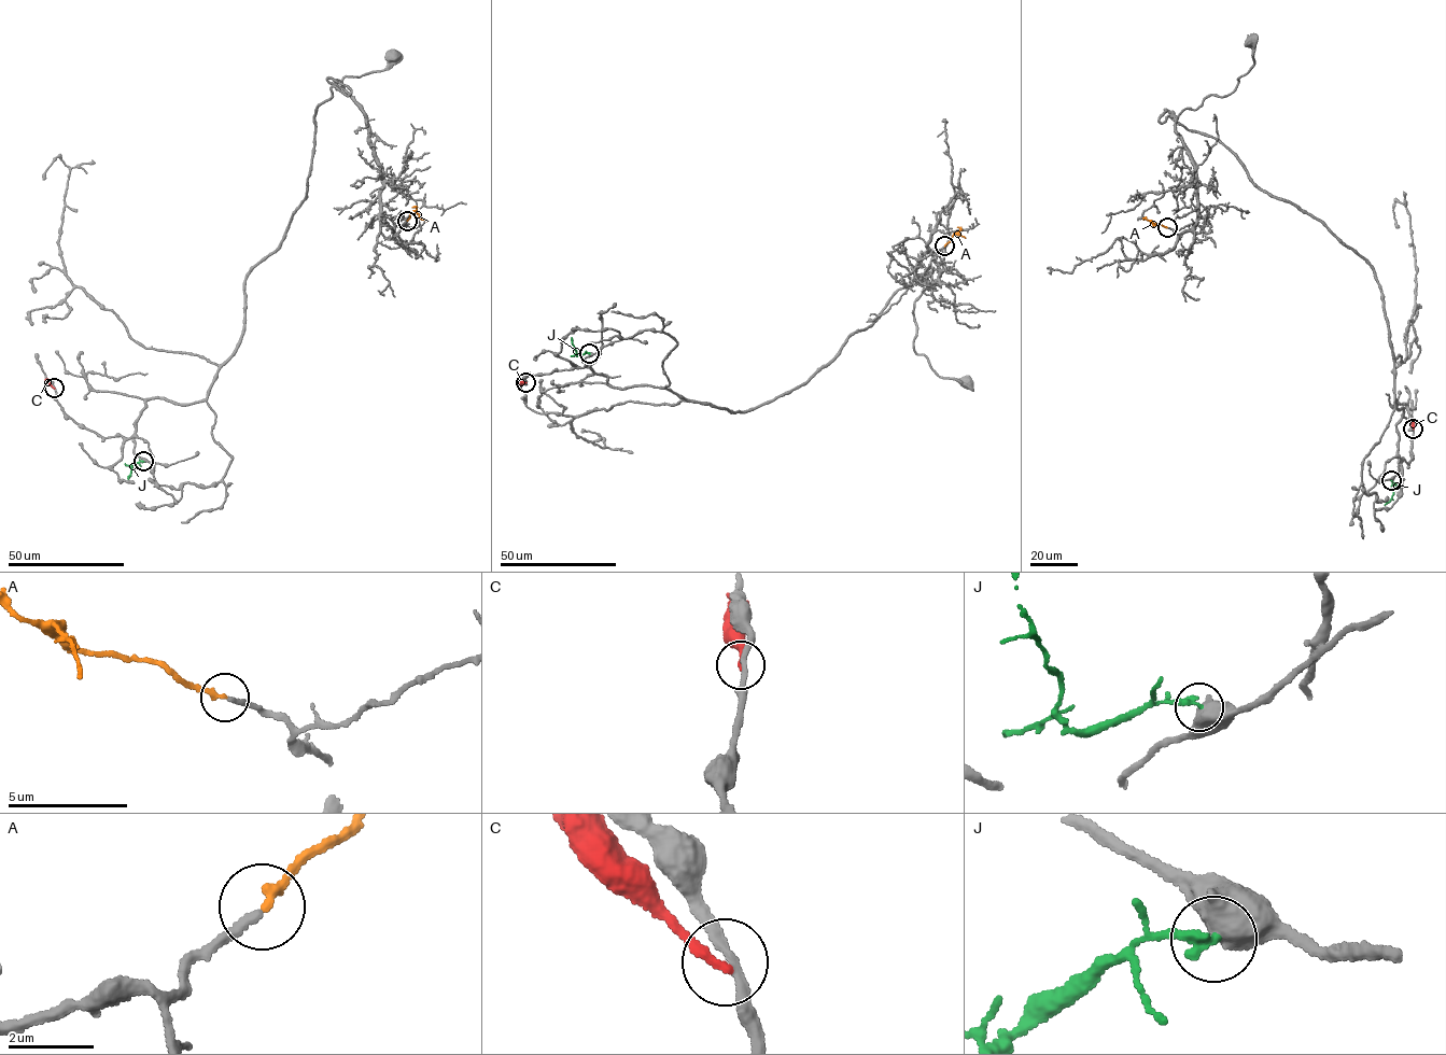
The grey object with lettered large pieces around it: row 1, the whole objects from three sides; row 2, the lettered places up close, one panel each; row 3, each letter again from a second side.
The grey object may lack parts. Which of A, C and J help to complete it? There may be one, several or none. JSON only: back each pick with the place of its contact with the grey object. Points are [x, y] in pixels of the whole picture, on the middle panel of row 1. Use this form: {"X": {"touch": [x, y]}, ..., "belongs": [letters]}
{"A": {"touch": [944, 245]}, "belongs": ["A"]}

